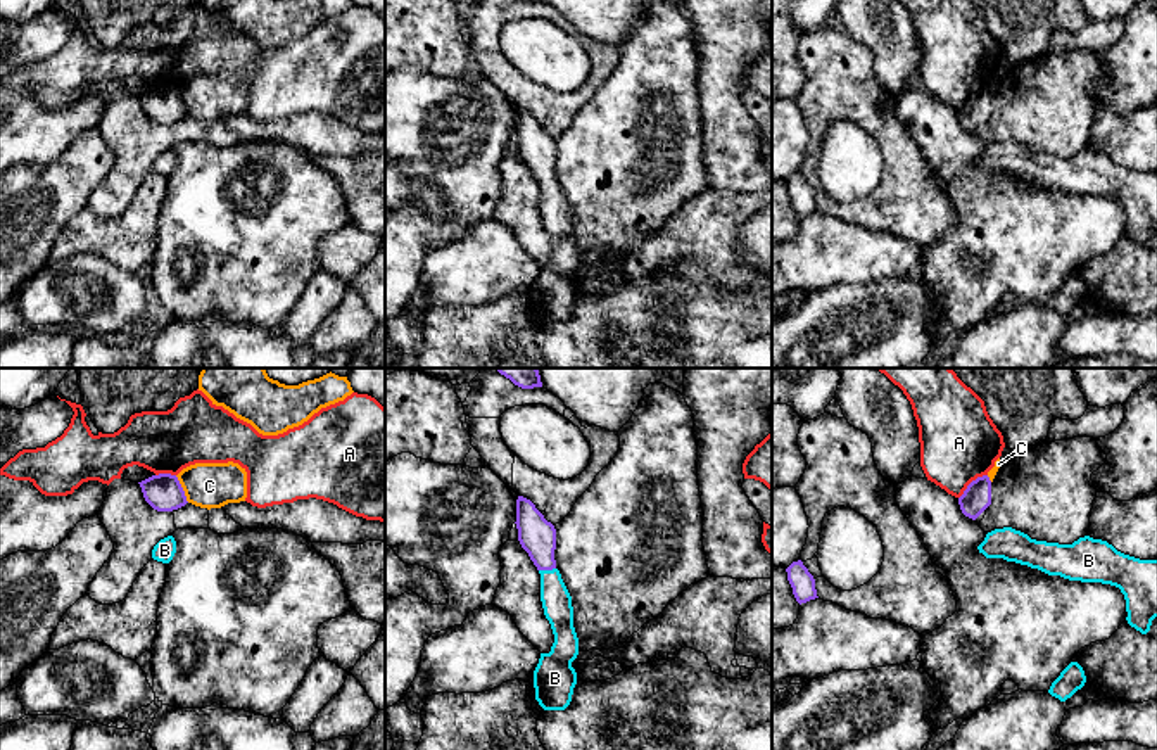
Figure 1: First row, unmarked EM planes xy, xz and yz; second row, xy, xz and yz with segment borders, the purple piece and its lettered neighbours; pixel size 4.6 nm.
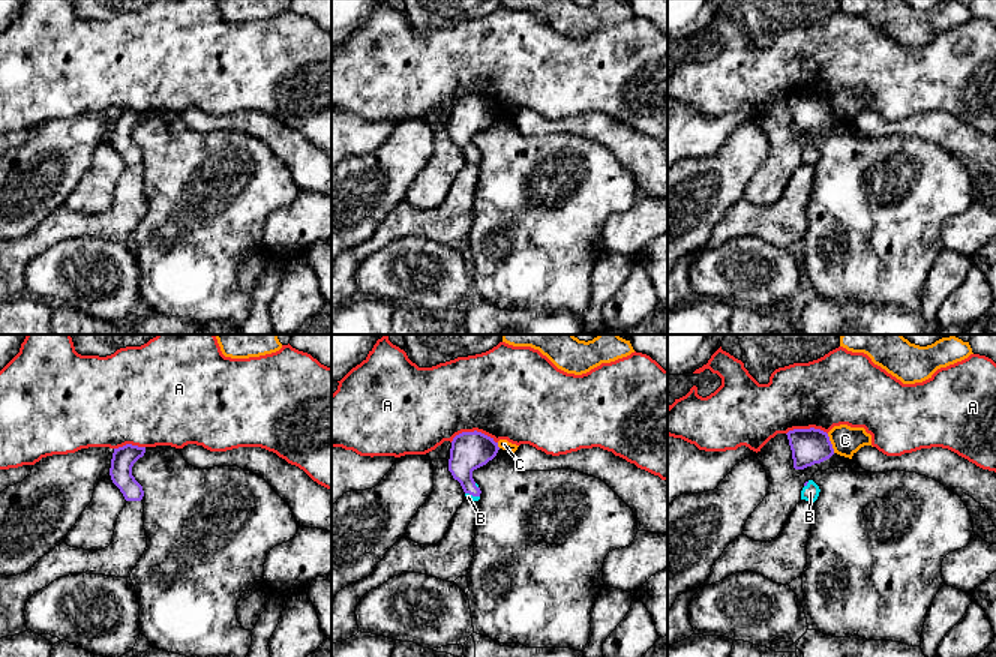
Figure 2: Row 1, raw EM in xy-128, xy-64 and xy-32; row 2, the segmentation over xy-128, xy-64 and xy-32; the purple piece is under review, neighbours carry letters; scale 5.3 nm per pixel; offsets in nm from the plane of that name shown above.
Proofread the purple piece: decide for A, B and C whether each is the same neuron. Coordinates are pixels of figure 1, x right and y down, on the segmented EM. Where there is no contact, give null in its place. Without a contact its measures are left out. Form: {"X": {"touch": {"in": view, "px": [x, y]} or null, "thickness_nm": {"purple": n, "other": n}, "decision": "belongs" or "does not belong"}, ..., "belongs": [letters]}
{"A": {"touch": {"in": "yz", "px": [971, 483]}, "thickness_nm": {"purple": 140, "other": 360}, "decision": "does not belong"}, "B": {"touch": {"in": "xz", "px": [546, 569]}, "thickness_nm": {"purple": 170, "other": 140}, "decision": "belongs"}, "C": {"touch": {"in": "xy", "px": [182, 489]}, "thickness_nm": {"purple": 170, "other": 200}, "decision": "does not belong"}, "belongs": ["B"]}

